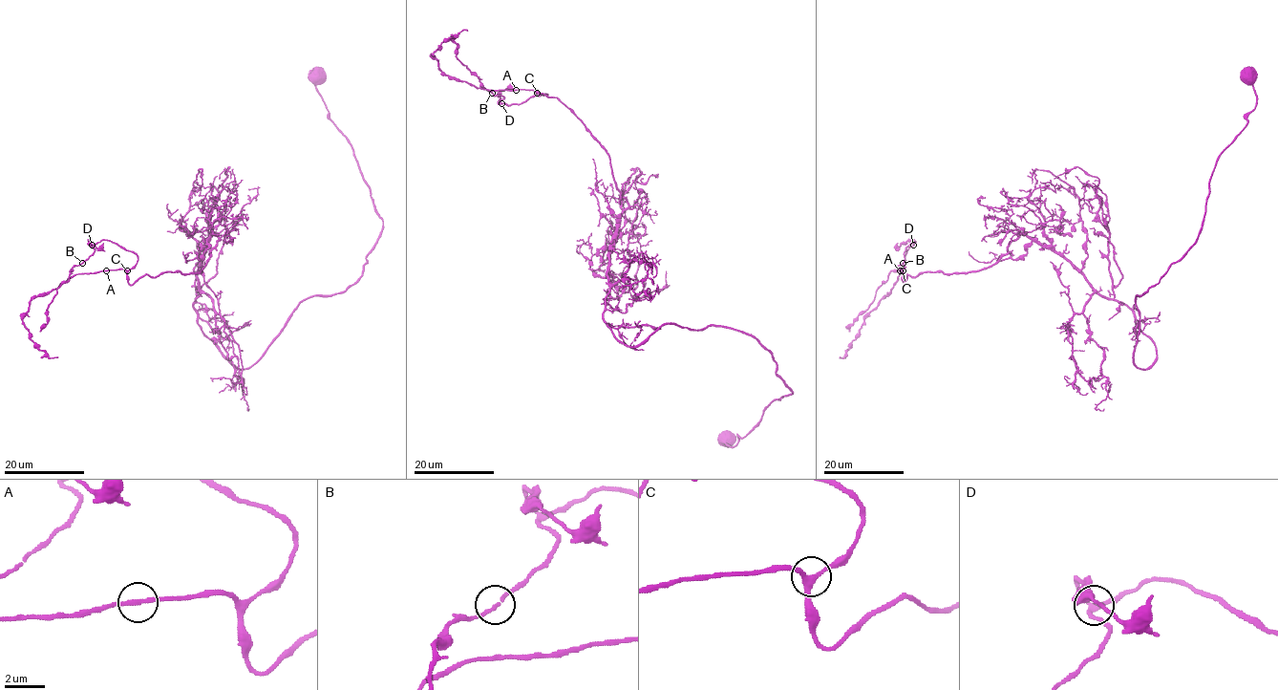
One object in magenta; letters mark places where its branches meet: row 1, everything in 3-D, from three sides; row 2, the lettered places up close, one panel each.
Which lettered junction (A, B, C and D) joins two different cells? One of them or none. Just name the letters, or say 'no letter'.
no letter

